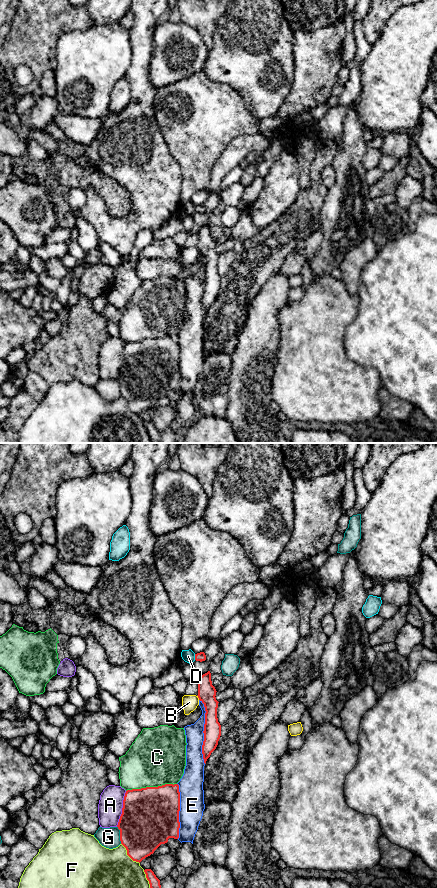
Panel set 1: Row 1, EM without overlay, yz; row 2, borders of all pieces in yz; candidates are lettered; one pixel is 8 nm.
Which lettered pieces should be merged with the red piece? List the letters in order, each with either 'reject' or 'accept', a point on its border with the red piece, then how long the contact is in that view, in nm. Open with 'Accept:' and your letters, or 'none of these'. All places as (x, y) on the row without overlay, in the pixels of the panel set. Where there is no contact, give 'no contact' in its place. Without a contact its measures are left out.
Accept: none of these
A: reject; meets red in yz at (122, 361); contact 300 nm long
B: reject; meets red in yz at (198, 249); contact 40 nm long
C: reject; meets red in yz at (151, 339); contact 420 nm long
D: reject; meets red in yz at (195, 209); contact 50 nm long
E: reject; meets red in yz at (203, 283); contact 500 nm long
F: reject; meets red in yz at (128, 407); contact 220 nm long
G: reject; meets red in yz at (120, 387); contact 150 nm long

